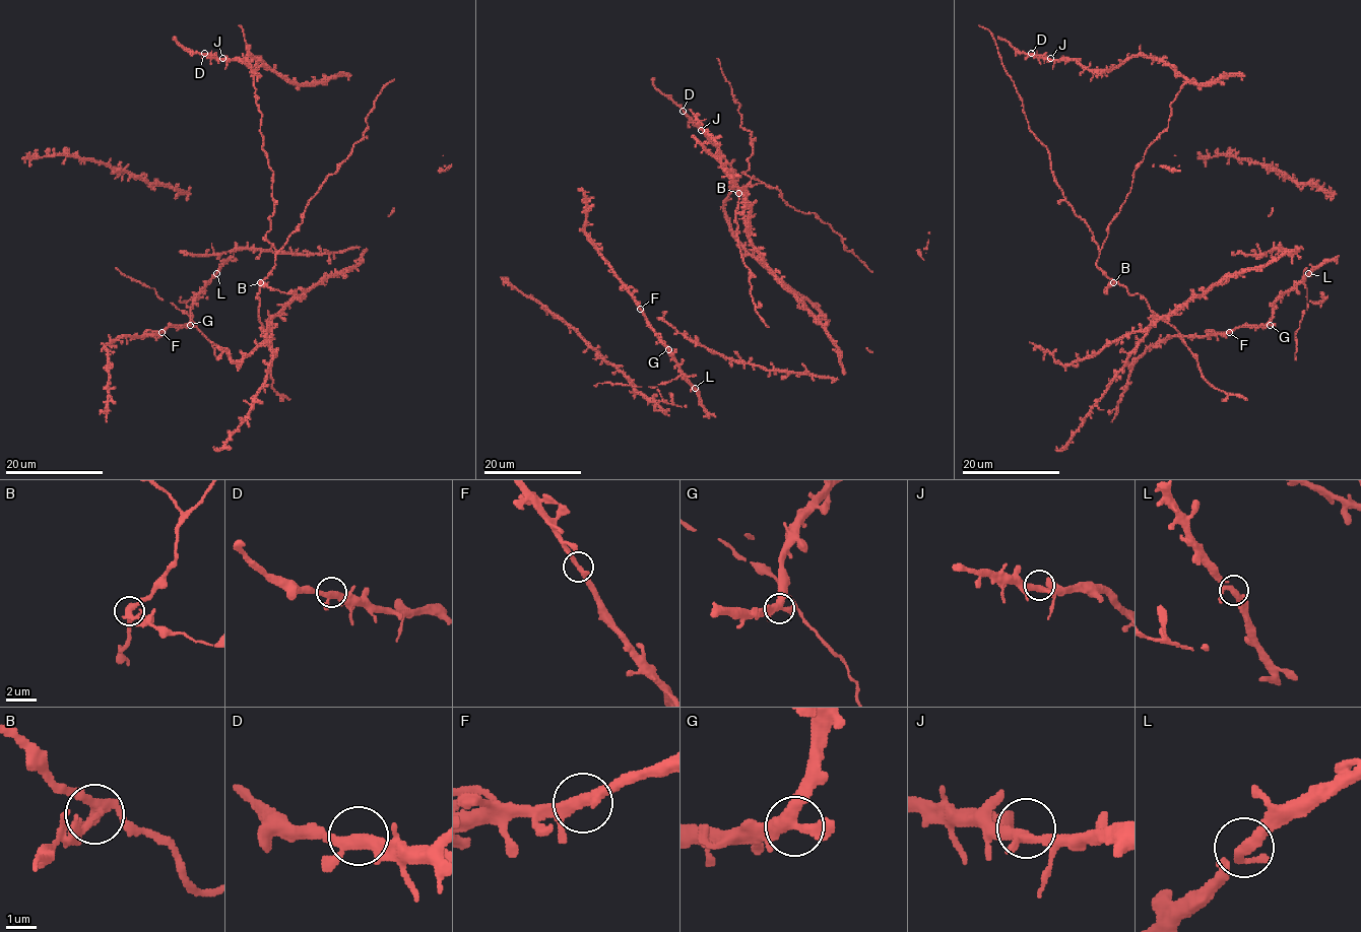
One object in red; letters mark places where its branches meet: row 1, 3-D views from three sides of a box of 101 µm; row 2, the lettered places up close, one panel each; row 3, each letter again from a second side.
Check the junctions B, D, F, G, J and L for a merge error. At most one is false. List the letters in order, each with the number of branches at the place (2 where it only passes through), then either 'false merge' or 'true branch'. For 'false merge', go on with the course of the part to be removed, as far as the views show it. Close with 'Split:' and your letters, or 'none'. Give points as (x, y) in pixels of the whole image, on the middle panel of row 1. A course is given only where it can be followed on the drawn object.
B: branches 3; false merge; course (738, 193), (759, 184), (771, 187)
D: branches 3; true branch
F: branches 3; true branch
G: branches 3; true branch
J: branches 3; true branch
L: branches 3; true branch
Split: B

